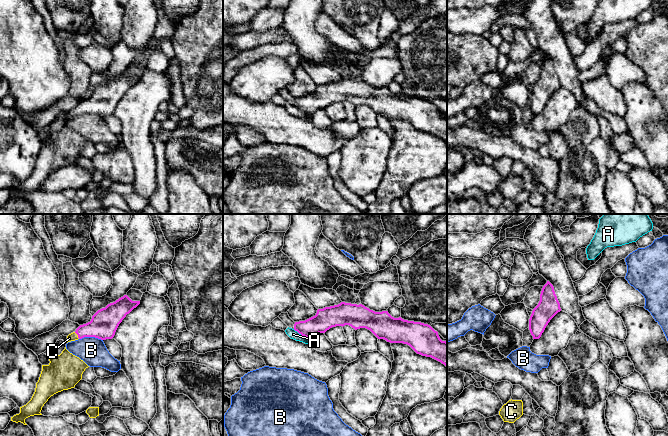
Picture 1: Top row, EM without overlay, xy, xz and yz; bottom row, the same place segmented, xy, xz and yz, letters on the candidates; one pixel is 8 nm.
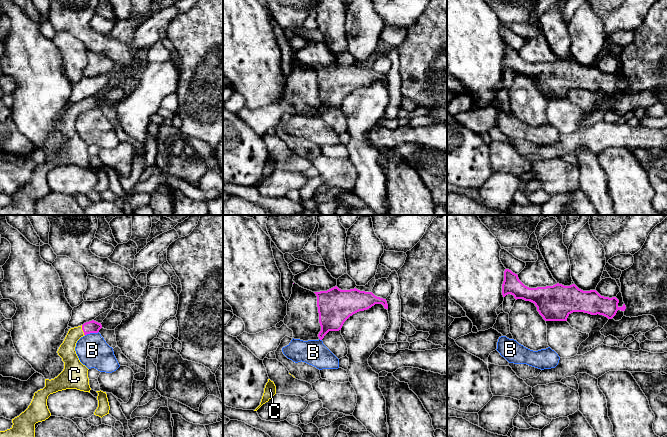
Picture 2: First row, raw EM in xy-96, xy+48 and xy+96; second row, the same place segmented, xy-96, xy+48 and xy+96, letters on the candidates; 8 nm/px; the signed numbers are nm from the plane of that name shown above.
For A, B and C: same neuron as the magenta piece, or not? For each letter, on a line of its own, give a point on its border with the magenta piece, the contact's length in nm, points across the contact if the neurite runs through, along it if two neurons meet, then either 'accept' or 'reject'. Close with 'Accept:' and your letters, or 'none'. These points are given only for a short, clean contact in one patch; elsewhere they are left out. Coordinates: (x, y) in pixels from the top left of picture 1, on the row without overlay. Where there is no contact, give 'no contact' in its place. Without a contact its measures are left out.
A: meets magenta in xz at (300, 109); contact 130 nm long; reject
B: meets magenta in xy at (91, 112); contact 190 nm long; border along xy (79, 114), (97, 113), (102, 116); reject
C: meets magenta in xy at (77, 110); contact 70 nm long; runs through xy (104, 99), (77, 110), (73, 112); accept
Accept: C

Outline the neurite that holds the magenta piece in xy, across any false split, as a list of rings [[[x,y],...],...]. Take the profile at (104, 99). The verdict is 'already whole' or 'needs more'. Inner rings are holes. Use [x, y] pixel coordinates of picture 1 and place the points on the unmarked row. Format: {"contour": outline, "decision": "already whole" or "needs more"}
{"contour": [[[124,71],[105,84],[98,86],[90,98],[80,101],[75,108],[69,110],[66,118],[84,113],[95,113],[101,116],[112,115],[122,96],[139,80],[140,77],[132,77],[127,71]]], "decision": "needs more"}

